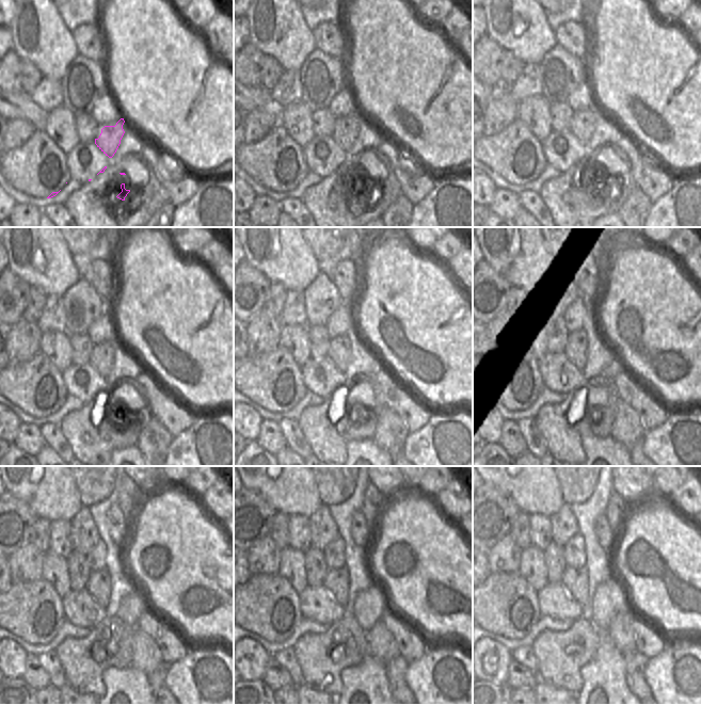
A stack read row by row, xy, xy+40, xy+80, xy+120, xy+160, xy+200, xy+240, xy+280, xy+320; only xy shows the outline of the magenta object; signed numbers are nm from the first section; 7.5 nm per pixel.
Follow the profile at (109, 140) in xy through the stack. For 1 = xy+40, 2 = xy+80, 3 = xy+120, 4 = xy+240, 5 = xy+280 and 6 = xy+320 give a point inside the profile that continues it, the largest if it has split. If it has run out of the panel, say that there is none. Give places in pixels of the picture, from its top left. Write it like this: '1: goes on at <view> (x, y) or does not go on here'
1: goes on at xy+40 (346, 141)
2: goes on at xy+80 (587, 134)
3: goes on at xy+120 (109, 369)
4: goes on at xy+240 (74, 654)
5: goes on at xy+280 (312, 651)
6: goes on at xy+320 (560, 655)

